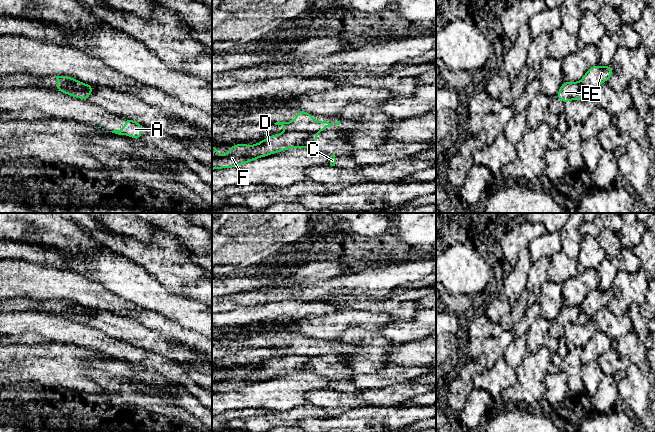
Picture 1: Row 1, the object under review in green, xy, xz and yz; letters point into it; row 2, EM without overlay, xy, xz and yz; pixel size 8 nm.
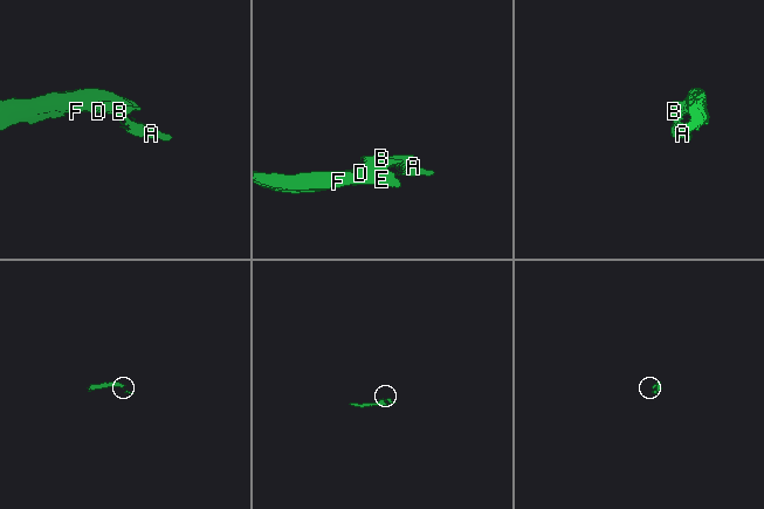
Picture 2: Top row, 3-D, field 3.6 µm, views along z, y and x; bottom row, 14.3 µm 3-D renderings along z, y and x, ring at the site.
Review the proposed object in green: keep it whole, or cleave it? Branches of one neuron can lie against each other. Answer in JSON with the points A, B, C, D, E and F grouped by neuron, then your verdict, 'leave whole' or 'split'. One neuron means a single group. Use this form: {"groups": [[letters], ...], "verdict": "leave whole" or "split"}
{"groups": [["A", "B"], ["C", "D", "E", "F"]], "verdict": "split"}

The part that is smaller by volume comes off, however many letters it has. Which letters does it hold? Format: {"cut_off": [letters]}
{"cut_off": ["A", "B"]}

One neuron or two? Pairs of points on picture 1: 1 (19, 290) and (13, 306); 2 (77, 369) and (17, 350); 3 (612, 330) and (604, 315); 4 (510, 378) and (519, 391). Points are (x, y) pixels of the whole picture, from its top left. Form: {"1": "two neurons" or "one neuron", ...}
{"1": "two neurons", "2": "one neuron", "3": "one neuron", "4": "two neurons"}

